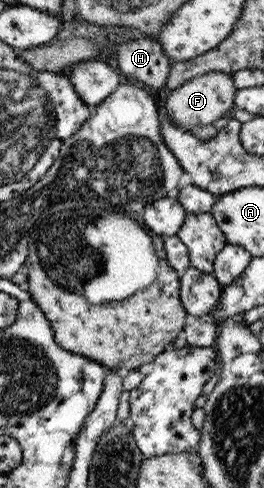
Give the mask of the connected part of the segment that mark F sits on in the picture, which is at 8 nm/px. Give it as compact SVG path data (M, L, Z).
M207 72L173 89L165 100L165 108L167 114L178 126L193 128L194 126L212 125L219 118L223 118L227 110L233 108L236 90L232 74Z

